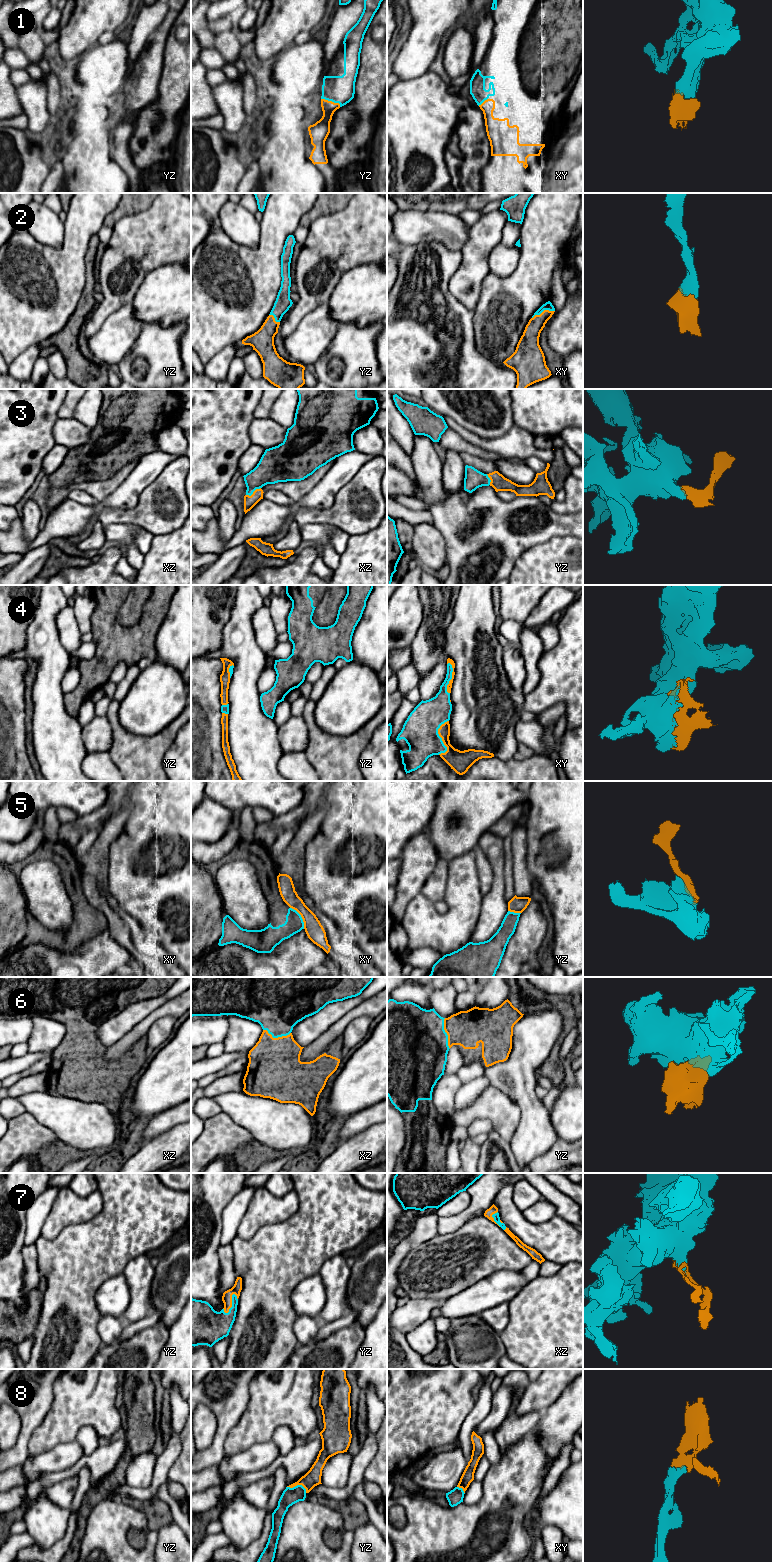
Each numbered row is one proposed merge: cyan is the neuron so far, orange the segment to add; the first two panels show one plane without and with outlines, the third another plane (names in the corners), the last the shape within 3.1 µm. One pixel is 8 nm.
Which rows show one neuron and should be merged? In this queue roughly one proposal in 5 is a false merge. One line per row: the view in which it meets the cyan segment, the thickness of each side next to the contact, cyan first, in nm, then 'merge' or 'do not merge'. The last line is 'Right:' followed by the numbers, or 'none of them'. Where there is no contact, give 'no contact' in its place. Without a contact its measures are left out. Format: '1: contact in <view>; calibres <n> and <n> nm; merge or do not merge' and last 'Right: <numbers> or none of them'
1: contact in yz; calibres 220 and 140 nm; merge
2: contact in xy; calibres 70 and 140 nm; merge
3: contact in xz; calibres 260 and 100 nm; merge
4: contact in xy; calibres 280 and 180 nm; merge
5: contact in xy; calibres 150 and 140 nm; do not merge
6: contact in yz; calibres 500 and 280 nm; merge
7: contact in yz; calibres 260 and 80 nm; merge
8: contact in yz; calibres 140 and 140 nm; merge
Right: 1, 2, 3, 4, 6, 7, 8

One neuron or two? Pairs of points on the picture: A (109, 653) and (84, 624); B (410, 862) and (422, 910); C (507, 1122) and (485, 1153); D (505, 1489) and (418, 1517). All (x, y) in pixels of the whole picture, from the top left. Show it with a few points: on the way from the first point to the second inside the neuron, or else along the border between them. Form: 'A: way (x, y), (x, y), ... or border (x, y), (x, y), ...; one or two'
A: border (95, 608), (92, 614), (92, 629), (90, 631); two
B: border (420, 892), (409, 902), (405, 913); two
C: border (493, 1127), (508, 1141); two
D: way (483, 1510), (476, 1517), (440, 1517); one

